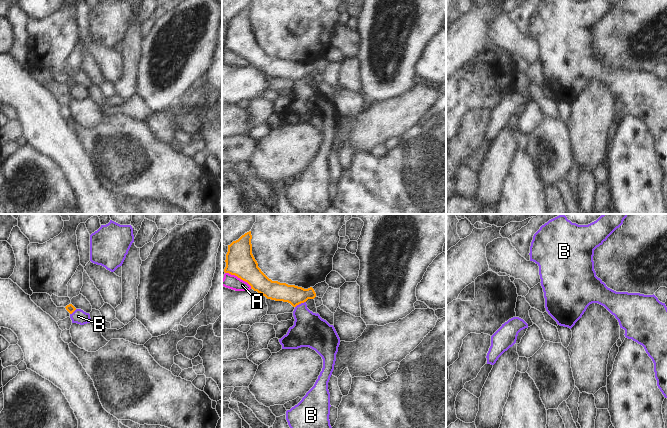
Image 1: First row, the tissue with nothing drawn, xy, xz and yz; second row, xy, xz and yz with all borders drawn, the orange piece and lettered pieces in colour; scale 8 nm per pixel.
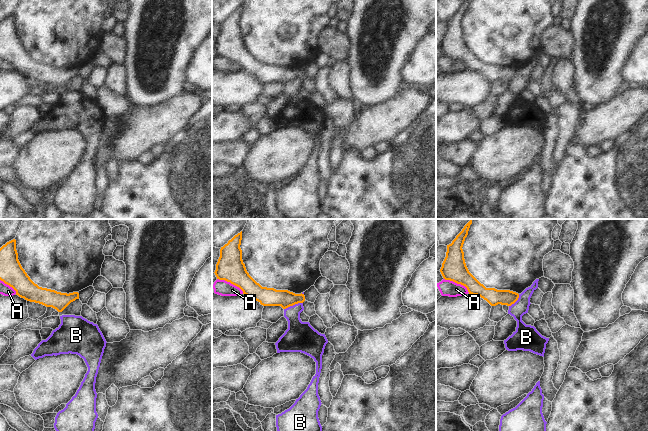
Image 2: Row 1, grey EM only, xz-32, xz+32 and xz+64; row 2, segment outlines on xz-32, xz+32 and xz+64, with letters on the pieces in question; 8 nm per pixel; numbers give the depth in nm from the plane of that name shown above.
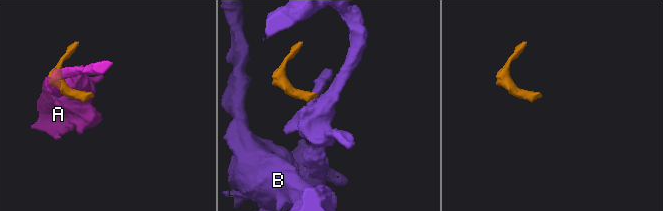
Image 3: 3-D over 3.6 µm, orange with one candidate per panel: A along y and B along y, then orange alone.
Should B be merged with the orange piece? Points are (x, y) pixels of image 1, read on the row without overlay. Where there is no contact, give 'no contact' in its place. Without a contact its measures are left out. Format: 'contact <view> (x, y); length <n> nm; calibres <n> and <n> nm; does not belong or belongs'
contact xz (300, 79); length 100 nm; calibres 160 and 280 nm; does not belong

